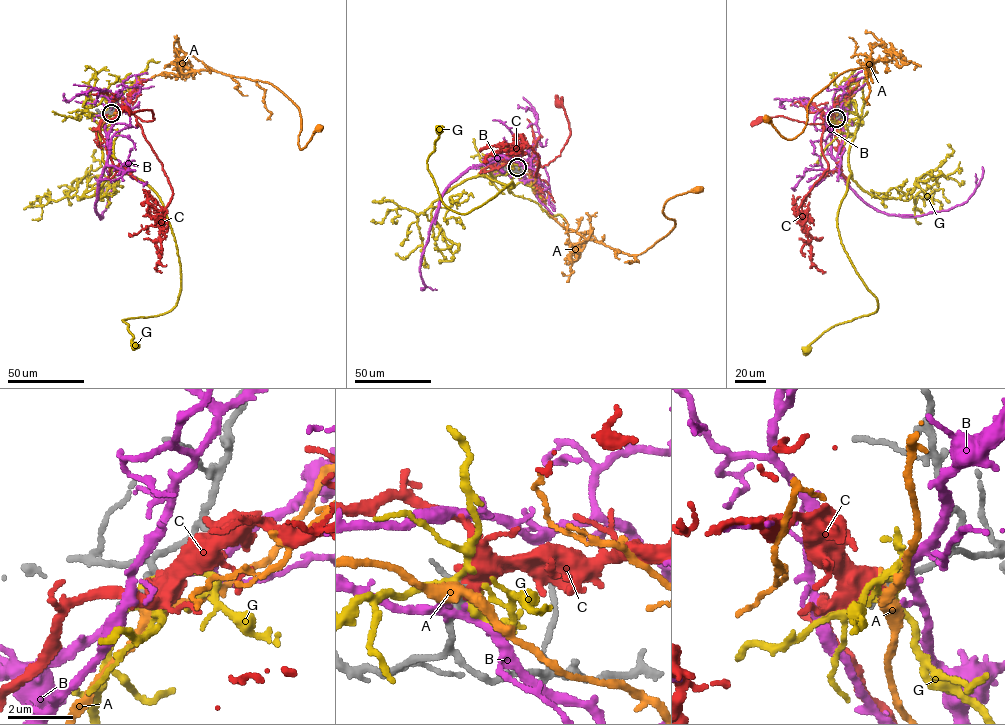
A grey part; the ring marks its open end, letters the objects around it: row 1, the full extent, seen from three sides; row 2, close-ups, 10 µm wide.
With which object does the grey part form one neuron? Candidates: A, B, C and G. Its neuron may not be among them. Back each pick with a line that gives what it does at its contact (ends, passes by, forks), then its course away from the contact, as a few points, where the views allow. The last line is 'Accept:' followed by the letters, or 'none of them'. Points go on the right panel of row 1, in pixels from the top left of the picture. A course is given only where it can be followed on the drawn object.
C: it ends; course (836, 117), (822, 114), (822, 123), (814, 124), (781, 116), (759, 120)
Accept: C

